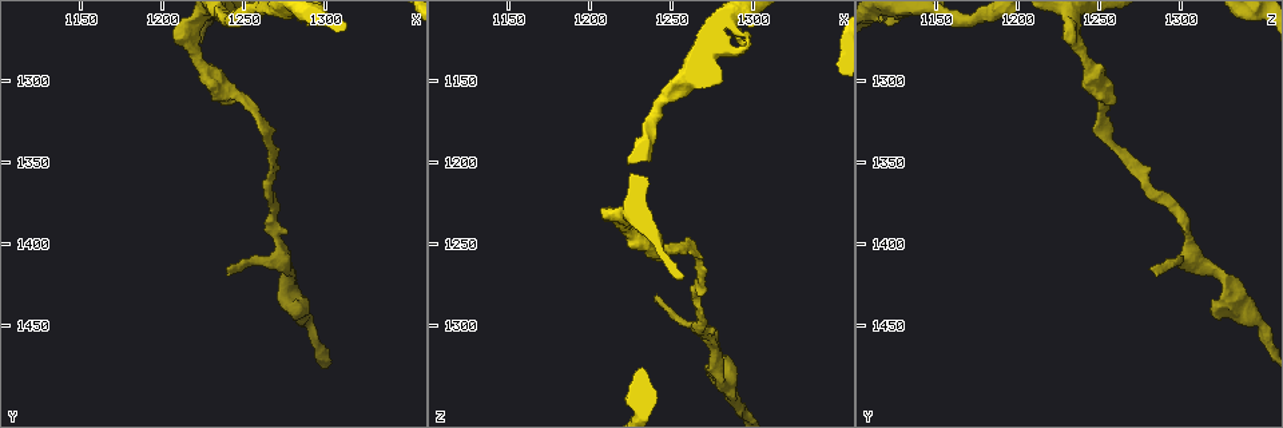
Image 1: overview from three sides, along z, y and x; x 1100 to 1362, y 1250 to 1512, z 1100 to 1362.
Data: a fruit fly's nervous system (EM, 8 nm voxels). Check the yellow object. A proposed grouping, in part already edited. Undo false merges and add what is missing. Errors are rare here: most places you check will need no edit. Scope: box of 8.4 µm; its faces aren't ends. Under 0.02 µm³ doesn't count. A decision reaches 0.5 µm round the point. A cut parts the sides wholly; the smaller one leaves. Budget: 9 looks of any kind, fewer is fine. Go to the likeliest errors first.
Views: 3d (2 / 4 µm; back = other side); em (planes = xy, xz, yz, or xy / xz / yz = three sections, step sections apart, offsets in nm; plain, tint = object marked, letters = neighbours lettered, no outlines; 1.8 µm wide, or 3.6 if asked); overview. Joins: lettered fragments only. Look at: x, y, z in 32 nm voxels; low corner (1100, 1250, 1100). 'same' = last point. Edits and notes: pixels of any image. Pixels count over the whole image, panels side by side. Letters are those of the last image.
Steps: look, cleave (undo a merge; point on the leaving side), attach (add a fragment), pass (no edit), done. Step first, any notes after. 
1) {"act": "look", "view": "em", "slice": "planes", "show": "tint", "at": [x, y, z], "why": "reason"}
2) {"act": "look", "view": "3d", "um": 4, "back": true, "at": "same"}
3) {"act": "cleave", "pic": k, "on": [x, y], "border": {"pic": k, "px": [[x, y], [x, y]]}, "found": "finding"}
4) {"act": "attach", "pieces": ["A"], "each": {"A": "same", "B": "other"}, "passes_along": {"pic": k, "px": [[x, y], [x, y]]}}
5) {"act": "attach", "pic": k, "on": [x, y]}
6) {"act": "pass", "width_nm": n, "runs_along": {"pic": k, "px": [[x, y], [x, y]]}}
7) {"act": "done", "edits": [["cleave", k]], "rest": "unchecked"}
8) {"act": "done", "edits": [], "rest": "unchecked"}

{"act": "look", "view": "em", "um": 3.6, "slice": "planes", "show": "letters", "at": [1240, 1416, 1282], "why": "thin end"}

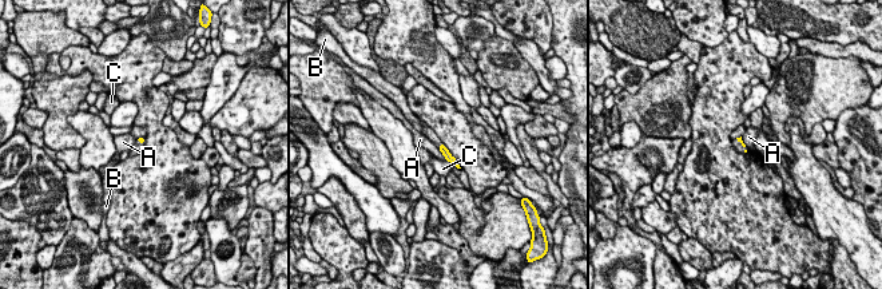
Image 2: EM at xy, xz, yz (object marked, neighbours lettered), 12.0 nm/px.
{"act": "pass", "each": {"A": "other", "B": "other", "C": "other"}, "runs_along": {"pic": 2, "px": [[441, 146], [456, 163]]}, "found": "no lettered fragment goes on from it"}

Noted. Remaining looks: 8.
{"act": "look", "view": "3d", "um": 4, "at": [1248, 1310, 1254], "why": "calibre changes"}

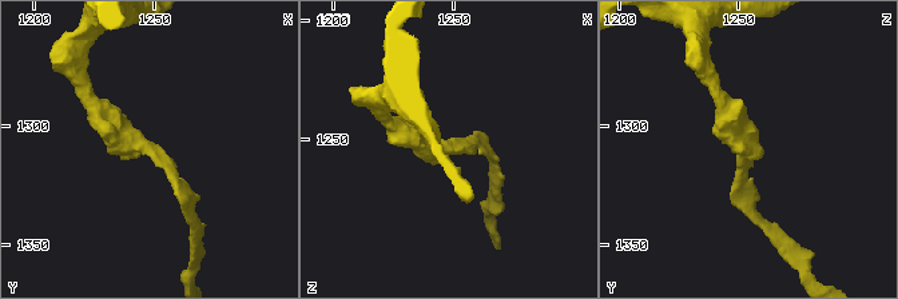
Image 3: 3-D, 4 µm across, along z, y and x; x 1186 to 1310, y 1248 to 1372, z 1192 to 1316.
{"act": "look", "view": "em", "slice": "planes", "show": "plain", "at": [1247, 1311, 1253]}

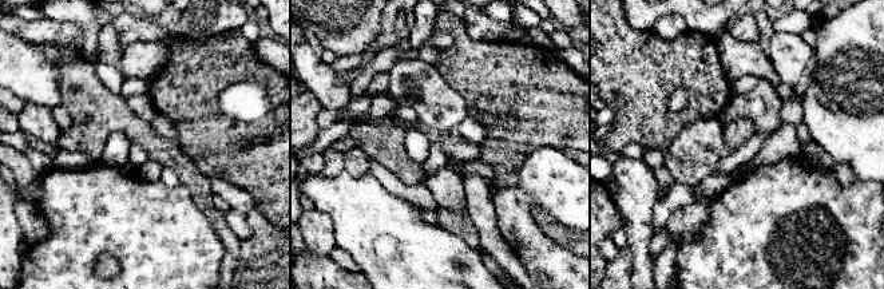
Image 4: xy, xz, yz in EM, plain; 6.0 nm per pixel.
{"act": "look", "view": "em", "slice": "planes", "show": "letters", "at": "same", "why": "what lies round it"}

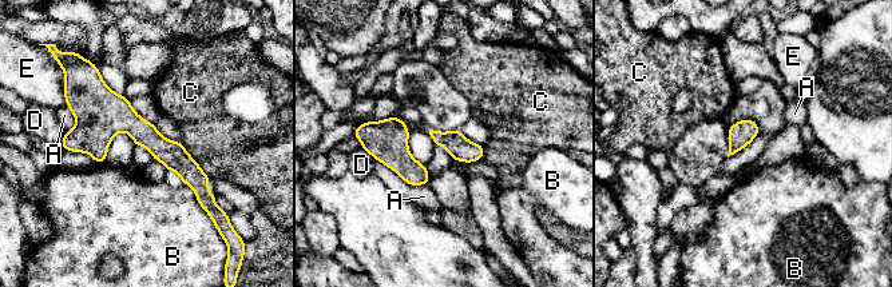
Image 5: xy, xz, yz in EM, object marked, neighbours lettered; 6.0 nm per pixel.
{"act": "pass", "each": {"A": "other", "B": "other", "C": "other", "D": "other", "E": "other"}, "runs_along": {"pic": 5, "px": [[64, 143], [133, 124], [207, 195]]}, "found": "all the same cell"}

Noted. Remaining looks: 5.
{"act": "look", "view": "em", "slice": "planes", "show": "letters", "at": [1212, 1274, 1234]}

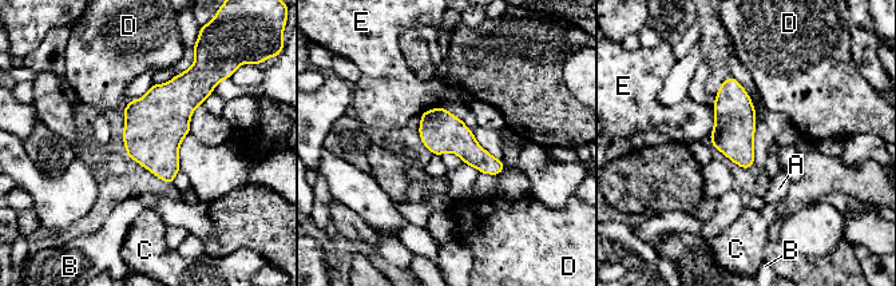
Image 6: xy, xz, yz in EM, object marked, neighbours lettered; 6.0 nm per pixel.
{"act": "pass", "width_nm": 260, "each": {"A": "other", "B": "other", "C": "other", "D": "other", "E": "other"}, "border": {"pic": 6, "px": [[713, 106], [713, 130], [709, 135]]}, "found": "all the same cell"}

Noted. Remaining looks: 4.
{"act": "look", "view": "3d", "um": 4, "at": [1284, 1440, 1318], "why": "an open end"}

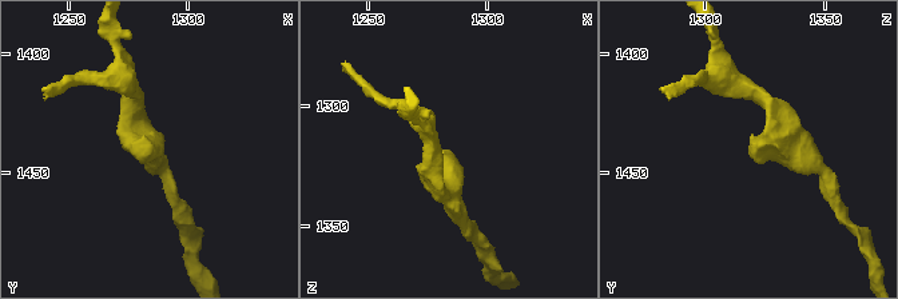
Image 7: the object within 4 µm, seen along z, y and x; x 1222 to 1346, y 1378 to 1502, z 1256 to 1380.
{"act": "look", "view": "em", "slice": "yz", "step": 8, "show": "letters", "at": [1285, 1440, 1319], "arm_widths_nm": [220, 300]}

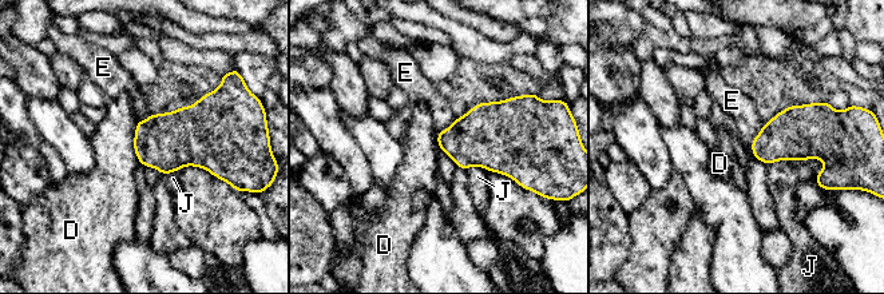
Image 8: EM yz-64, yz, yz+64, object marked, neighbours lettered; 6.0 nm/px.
{"act": "look", "view": "em", "slice": "planes", "show": "letters", "at": "same"}

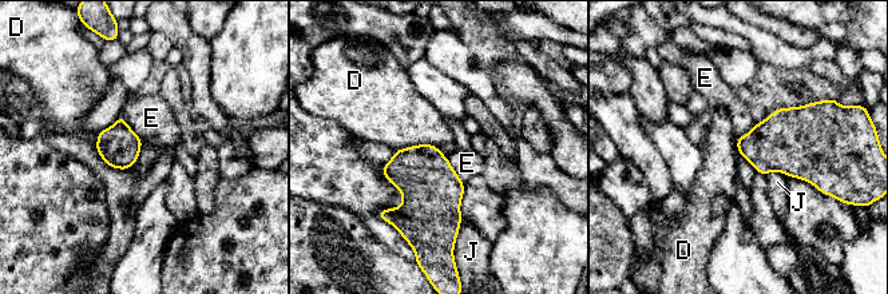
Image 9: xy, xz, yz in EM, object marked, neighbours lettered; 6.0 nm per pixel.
{"act": "pass", "longest_contact_nm": ["D", 260], "each": {"D": "other", "E": "other", "J": "other"}, "border": {"pic": 9, "px": [[437, 146], [412, 144], [396, 150]]}, "found": "no lettered fragment goes on from it"}

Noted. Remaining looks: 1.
{"act": "done", "edits": [], "rest": "unchecked"}

